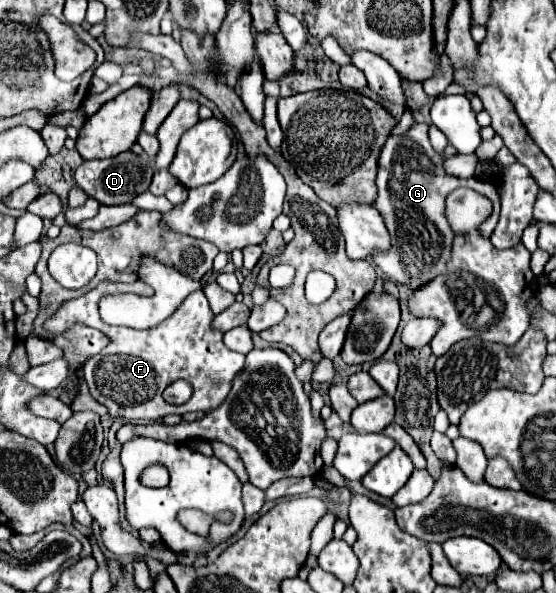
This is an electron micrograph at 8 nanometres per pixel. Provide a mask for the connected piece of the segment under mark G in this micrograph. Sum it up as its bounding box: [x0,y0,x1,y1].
[373,122,499,290]

